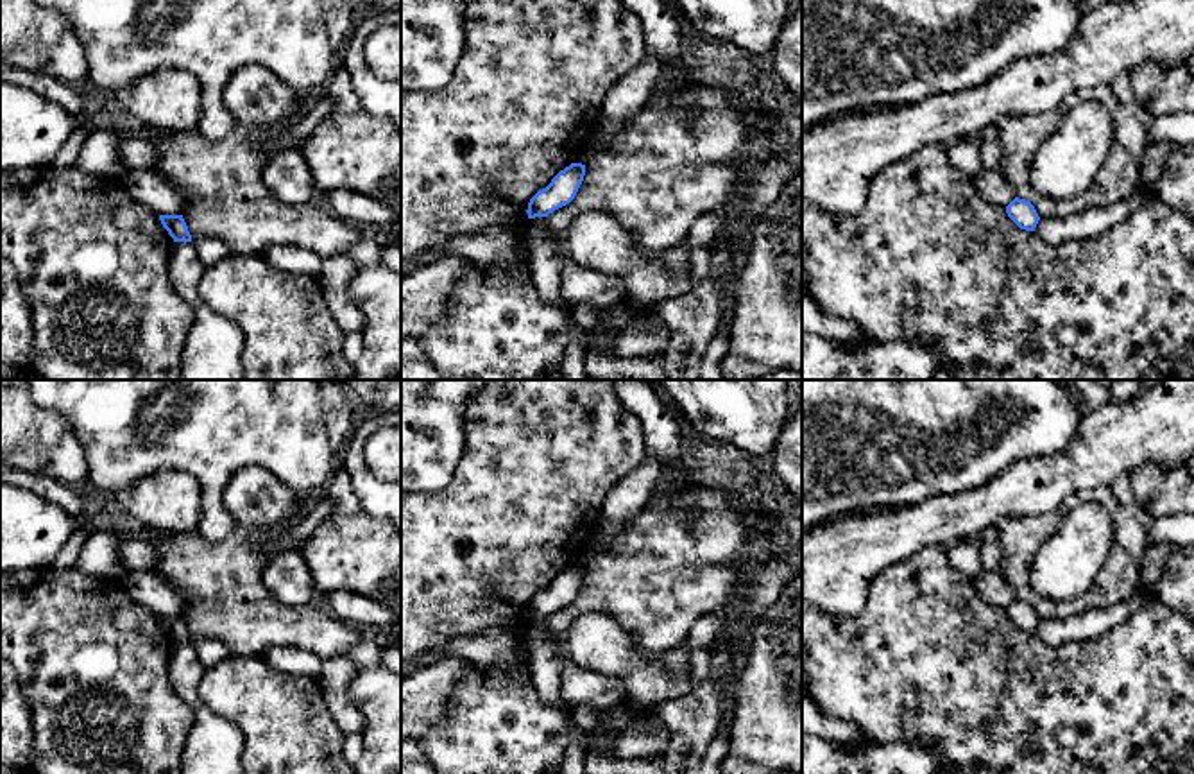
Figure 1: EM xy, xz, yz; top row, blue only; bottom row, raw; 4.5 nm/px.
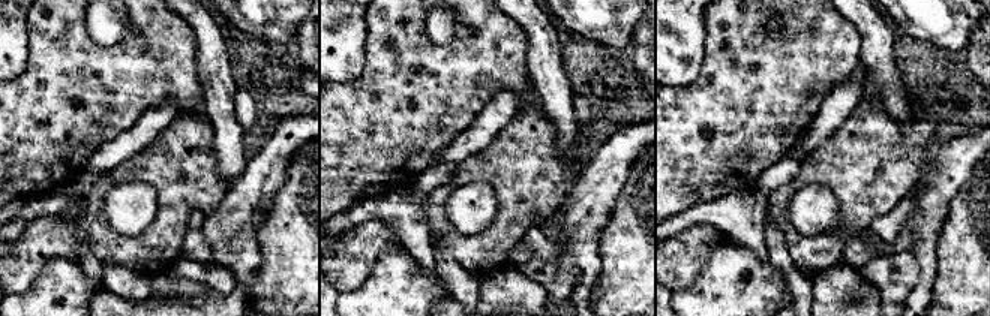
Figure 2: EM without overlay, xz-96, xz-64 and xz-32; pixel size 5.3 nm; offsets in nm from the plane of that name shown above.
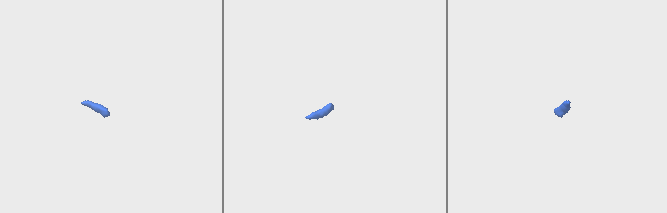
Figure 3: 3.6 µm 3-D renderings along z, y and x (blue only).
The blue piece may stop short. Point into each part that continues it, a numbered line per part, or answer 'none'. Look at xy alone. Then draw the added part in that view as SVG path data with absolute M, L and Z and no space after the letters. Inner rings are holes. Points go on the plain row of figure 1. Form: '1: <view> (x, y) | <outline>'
1: xy (185, 670) | M175 643L168 663L168 675L175 693L193 710L202 706L199 684L206 674L193 643Z

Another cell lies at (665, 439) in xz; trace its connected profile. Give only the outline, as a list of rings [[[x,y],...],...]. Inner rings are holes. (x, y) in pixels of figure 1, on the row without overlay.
[[[614,380],[619,401],[637,416],[644,432],[644,450],[662,468],[659,487],[680,493],[691,486],[680,464],[687,444],[684,423],[666,407],[650,380]]]

